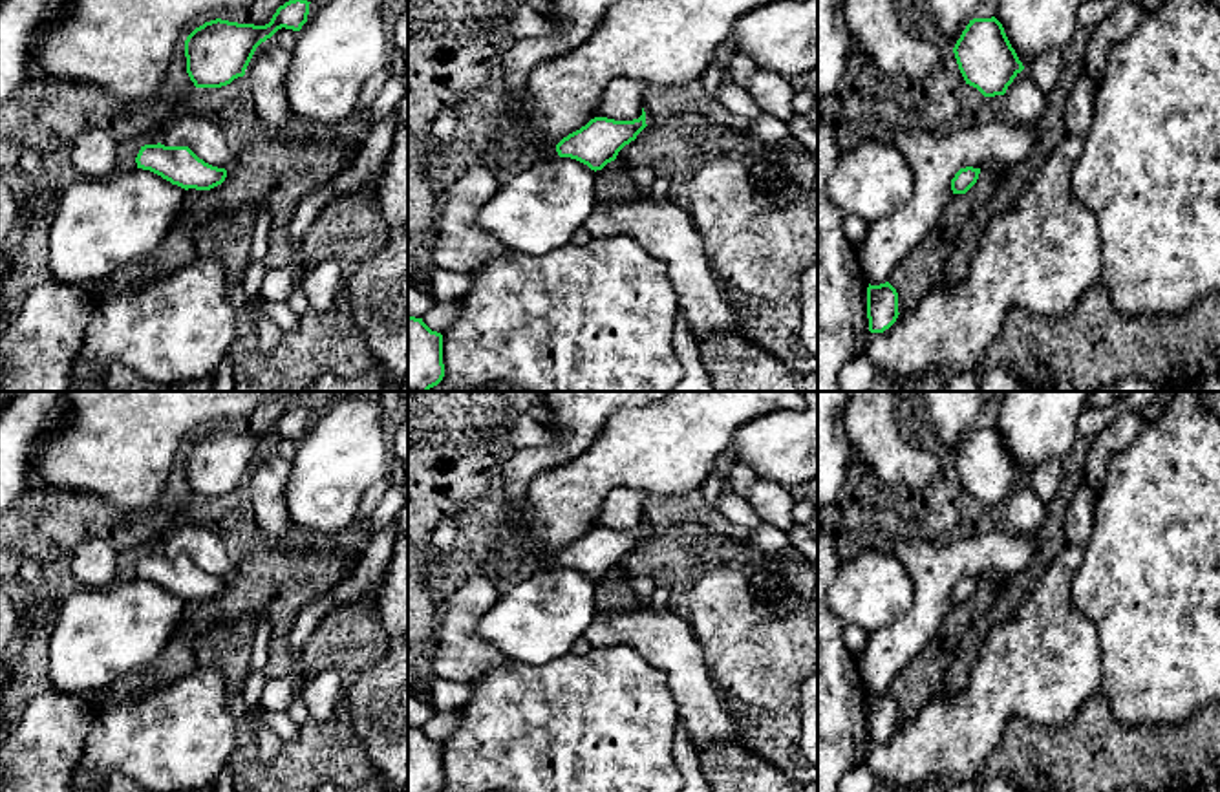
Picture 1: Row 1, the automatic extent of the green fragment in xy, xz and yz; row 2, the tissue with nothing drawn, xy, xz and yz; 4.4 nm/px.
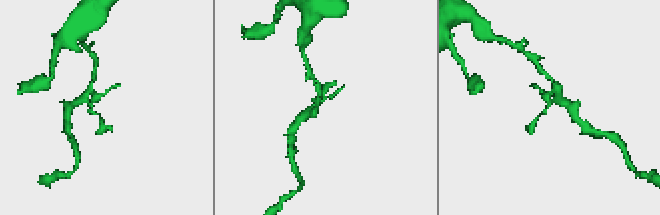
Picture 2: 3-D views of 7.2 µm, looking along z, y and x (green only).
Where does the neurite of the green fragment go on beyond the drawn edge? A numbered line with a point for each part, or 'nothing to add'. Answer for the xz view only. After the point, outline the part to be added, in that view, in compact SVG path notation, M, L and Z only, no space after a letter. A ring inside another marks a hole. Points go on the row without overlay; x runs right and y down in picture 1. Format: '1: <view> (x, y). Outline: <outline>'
nothing to add

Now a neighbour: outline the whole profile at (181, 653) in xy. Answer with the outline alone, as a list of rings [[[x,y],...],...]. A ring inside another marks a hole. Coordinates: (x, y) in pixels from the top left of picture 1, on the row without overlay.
[[[179,624],[172,640],[146,669],[135,671],[126,679],[88,695],[93,712],[99,713],[113,704],[139,699],[192,671],[203,660],[203,653],[198,648],[198,637],[209,627],[210,624],[203,627]]]

